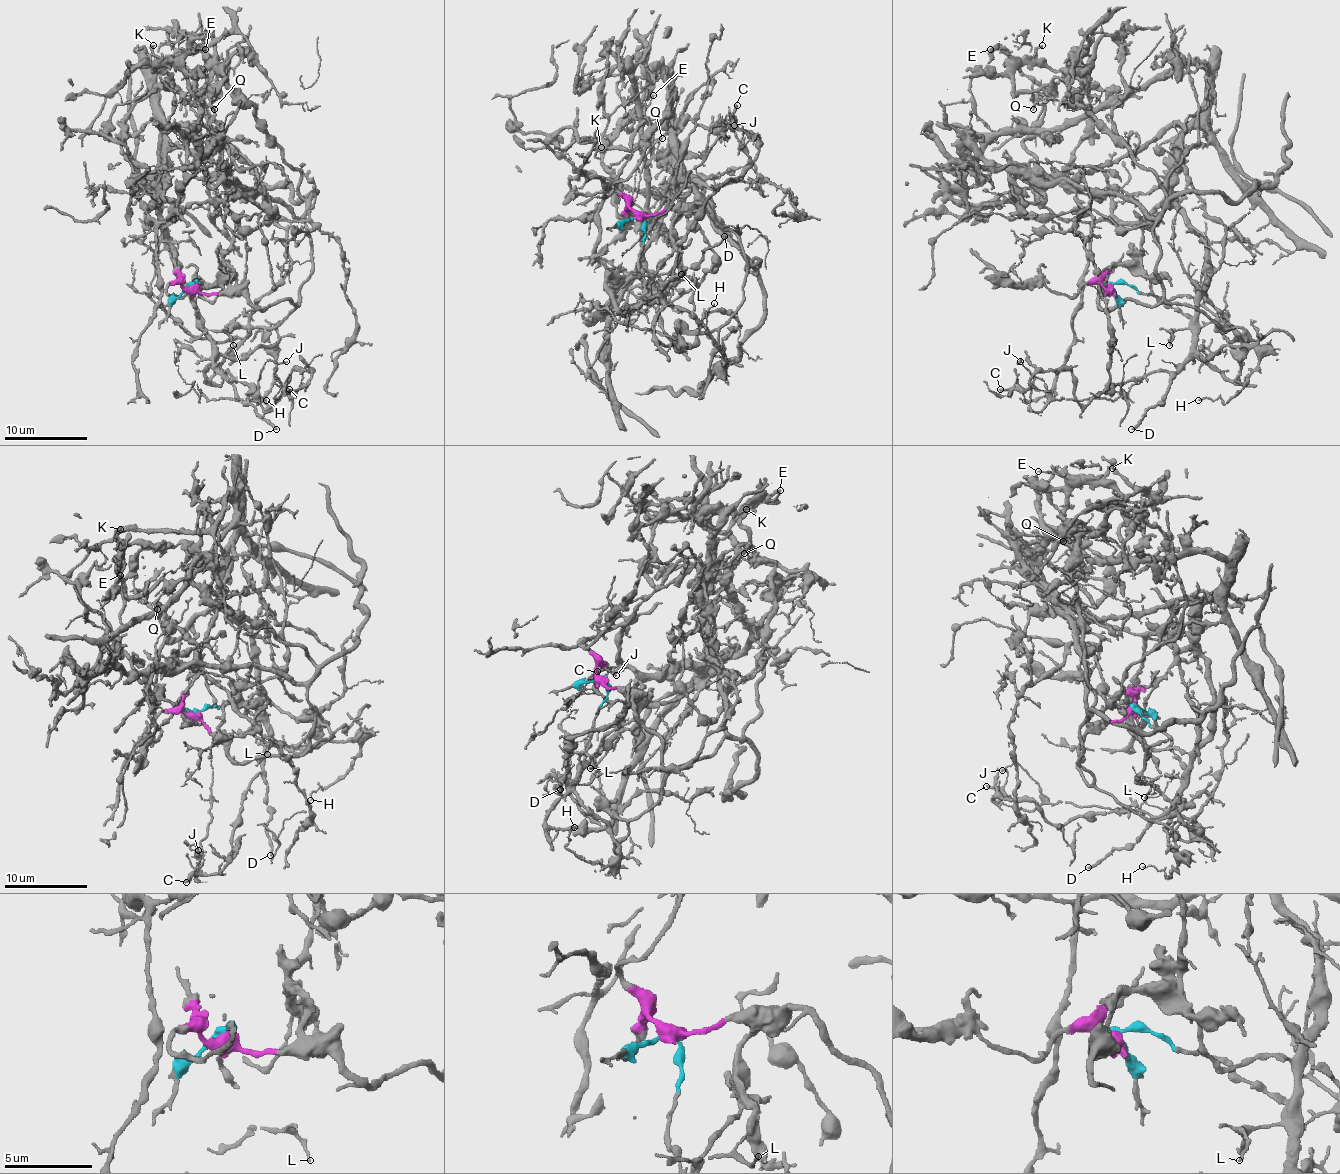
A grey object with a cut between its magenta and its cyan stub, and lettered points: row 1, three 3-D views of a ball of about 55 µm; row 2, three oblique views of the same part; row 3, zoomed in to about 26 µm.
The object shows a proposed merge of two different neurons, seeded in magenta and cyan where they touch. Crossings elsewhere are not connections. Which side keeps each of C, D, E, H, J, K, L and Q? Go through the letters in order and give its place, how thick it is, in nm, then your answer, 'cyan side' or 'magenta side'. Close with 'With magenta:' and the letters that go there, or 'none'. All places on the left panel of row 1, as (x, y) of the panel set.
C: (289, 389) | 240 nm | cyan side
D: (276, 429) | 220 nm | cyan side
E: (205, 49) | 130 nm | magenta side
H: (266, 400) | 110 nm | cyan side
J: (286, 361) | 160 nm | cyan side
K: (153, 45) | 190 nm | magenta side
L: (233, 345) | 120 nm | cyan side
Q: (214, 109) | 240 nm | magenta side
With magenta: E, K, Q

